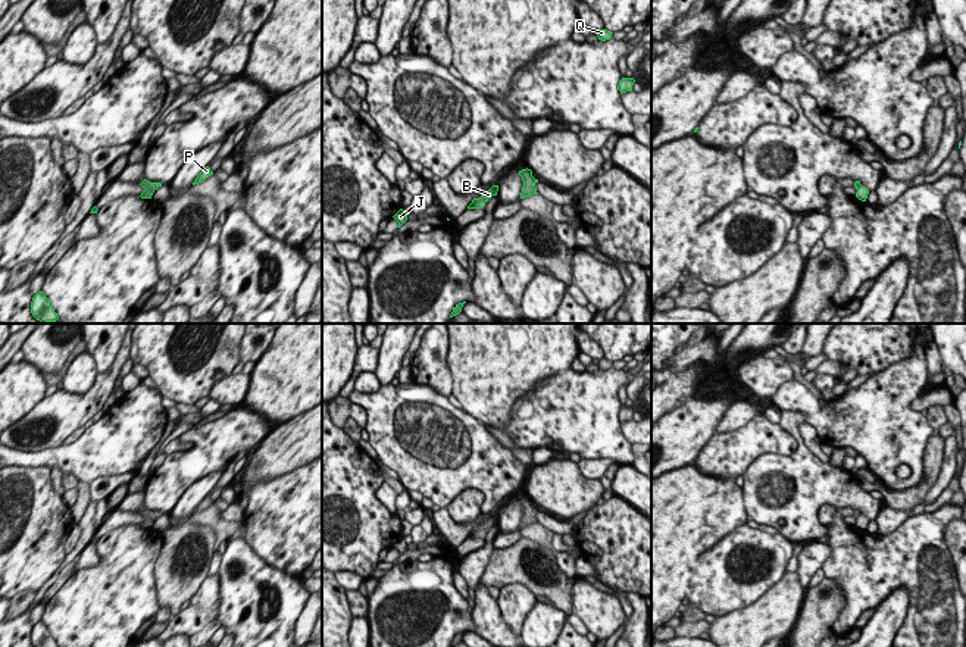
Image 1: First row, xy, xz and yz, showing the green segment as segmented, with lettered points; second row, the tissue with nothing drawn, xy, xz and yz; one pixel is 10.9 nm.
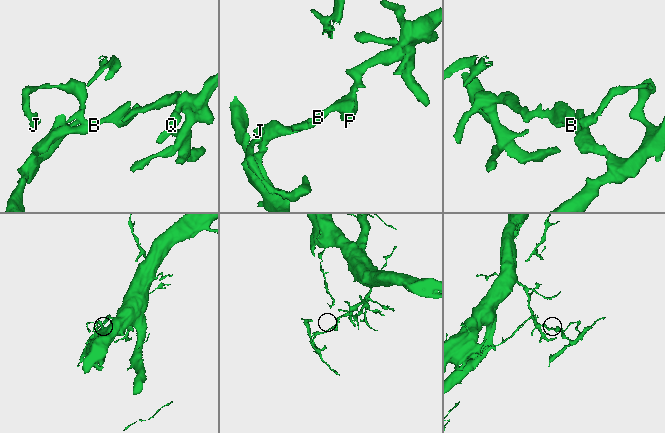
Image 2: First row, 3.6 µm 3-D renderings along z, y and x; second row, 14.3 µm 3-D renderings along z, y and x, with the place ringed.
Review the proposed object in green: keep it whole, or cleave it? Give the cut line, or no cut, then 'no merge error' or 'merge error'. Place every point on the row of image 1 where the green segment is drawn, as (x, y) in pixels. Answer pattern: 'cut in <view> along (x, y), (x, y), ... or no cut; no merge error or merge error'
cut in xz along (484, 200), (475, 200), (471, 205); merge error

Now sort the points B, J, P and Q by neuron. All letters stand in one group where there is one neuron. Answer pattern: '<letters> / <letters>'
B P Q / J

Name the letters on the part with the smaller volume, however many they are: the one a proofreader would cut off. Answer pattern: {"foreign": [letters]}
{"foreign": ["J"]}

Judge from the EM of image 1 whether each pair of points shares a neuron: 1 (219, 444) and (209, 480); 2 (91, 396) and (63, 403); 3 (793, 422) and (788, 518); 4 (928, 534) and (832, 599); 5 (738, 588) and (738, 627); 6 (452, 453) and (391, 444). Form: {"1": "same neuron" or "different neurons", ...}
{"1": "different neurons", "2": "same neuron", "3": "same neuron", "4": "different neurons", "5": "different neurons", "6": "same neuron"}

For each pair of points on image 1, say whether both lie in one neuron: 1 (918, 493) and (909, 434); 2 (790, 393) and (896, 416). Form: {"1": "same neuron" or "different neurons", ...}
{"1": "different neurons", "2": "same neuron"}

